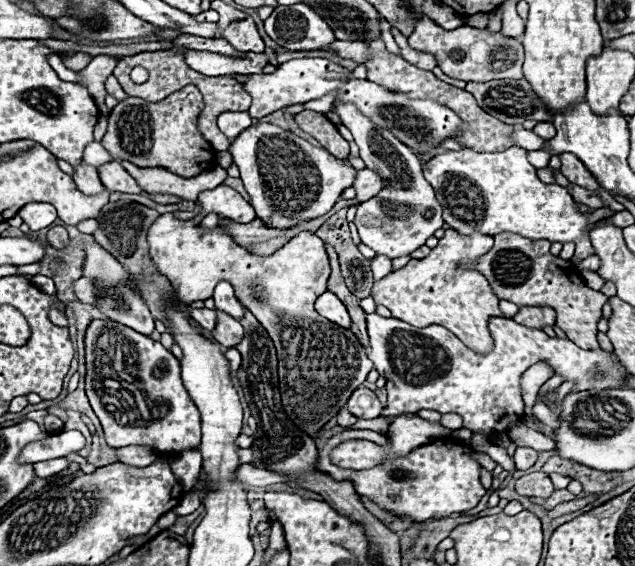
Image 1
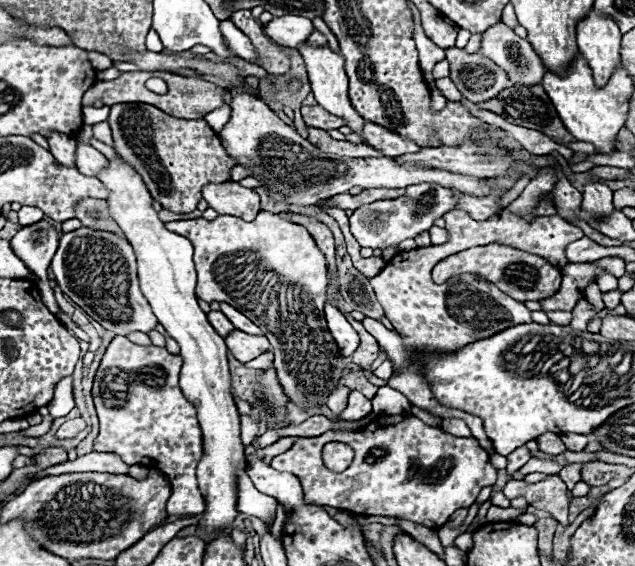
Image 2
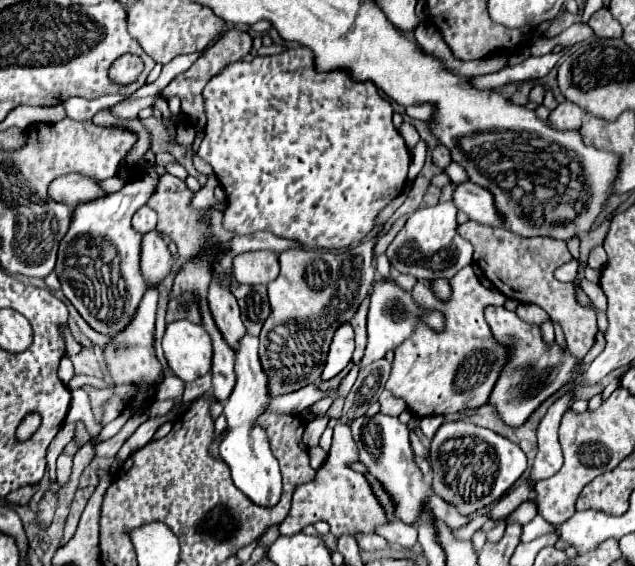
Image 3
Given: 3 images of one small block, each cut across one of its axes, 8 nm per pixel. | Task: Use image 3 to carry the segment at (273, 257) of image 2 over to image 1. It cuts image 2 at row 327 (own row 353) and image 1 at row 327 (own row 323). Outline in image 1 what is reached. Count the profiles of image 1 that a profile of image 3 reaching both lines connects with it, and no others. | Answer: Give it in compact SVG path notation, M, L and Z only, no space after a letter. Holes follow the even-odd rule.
M162 214L148 230L148 256L154 262L158 274L170 280L170 284L178 292L178 298L184 304L210 298L214 286L220 280L228 280L234 286L238 300L258 318L258 322L262 322L262 326L266 326L266 332L270 334L278 350L278 376L284 412L308 436L314 438L316 432L322 430L324 424L346 406L350 394L364 384L368 372L372 370L372 362L368 360L366 350L356 334L322 318L314 310L314 302L318 294L326 292L326 282L330 276L328 254L324 242L316 234L300 232L298 236L290 238L282 248L278 248L272 256L262 258L240 248L220 224L214 230L204 230L192 220L178 220L172 214Z

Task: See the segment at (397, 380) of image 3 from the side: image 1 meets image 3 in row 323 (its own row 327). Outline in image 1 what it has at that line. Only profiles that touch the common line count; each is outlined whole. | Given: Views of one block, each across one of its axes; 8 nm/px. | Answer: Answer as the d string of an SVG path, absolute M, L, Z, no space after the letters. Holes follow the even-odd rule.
M446 230L438 246L432 248L430 256L422 260L410 260L404 268L390 272L372 288L376 304L386 306L394 318L404 320L416 328L430 324L446 326L454 332L470 350L476 354L488 354L492 350L492 336L488 332L488 318L500 316L498 298L490 284L472 264L484 256L492 246L492 236L488 234L458 234L456 230Z

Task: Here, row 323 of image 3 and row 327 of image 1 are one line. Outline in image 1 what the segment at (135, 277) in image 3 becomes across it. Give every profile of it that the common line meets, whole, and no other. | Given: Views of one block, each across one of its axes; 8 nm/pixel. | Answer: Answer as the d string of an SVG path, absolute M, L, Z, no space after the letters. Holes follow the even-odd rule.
M94 318L86 328L84 352L86 394L110 446L152 446L158 454L170 456L200 446L200 412L180 380L180 362L170 350L114 320Z

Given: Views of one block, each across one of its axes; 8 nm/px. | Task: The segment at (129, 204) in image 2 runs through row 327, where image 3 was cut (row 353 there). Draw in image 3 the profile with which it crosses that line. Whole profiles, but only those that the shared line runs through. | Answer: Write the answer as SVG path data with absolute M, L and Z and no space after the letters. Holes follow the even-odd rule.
M188 320L170 322L162 338L162 350L170 372L182 382L192 382L210 372L212 344L200 324Z

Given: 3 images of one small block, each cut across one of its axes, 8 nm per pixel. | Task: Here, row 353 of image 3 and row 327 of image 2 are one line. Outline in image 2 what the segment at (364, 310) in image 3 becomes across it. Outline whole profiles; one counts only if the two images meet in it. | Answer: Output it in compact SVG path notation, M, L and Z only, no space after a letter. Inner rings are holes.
M346 312L346 318L350 318L350 324L354 326L354 330L356 330L358 336L360 336L360 346L358 346L356 352L352 354L352 362L366 368L366 366L370 366L370 364L376 360L376 356L378 356L378 342L374 340L372 334L368 334L368 332L364 330L362 322L354 320L348 312Z

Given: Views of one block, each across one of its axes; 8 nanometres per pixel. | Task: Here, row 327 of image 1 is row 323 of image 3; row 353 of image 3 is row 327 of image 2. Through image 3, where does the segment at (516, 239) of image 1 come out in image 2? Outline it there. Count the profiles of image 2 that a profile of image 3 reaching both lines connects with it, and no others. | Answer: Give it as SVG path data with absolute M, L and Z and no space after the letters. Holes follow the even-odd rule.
M581 298L572 311L573 317L570 326L573 329L587 331L587 325L591 318L598 313L585 298Z

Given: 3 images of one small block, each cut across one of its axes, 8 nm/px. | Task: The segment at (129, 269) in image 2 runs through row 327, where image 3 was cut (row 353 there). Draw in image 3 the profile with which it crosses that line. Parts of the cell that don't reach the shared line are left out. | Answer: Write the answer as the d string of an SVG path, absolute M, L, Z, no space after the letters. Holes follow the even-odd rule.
M148 288L142 304L138 304L138 312L134 314L134 320L130 320L130 324L118 332L118 336L110 336L106 348L104 348L104 360L106 360L106 370L112 378L112 382L116 386L120 384L132 384L136 386L136 394L132 396L130 404L120 412L120 416L116 420L112 420L108 426L104 426L102 430L102 440L112 438L114 434L120 432L120 428L136 414L144 408L144 402L152 402L156 396L156 388L160 386L160 382L164 380L166 372L162 368L162 364L156 358L154 352L154 318L156 318L156 302L158 302L158 288Z

